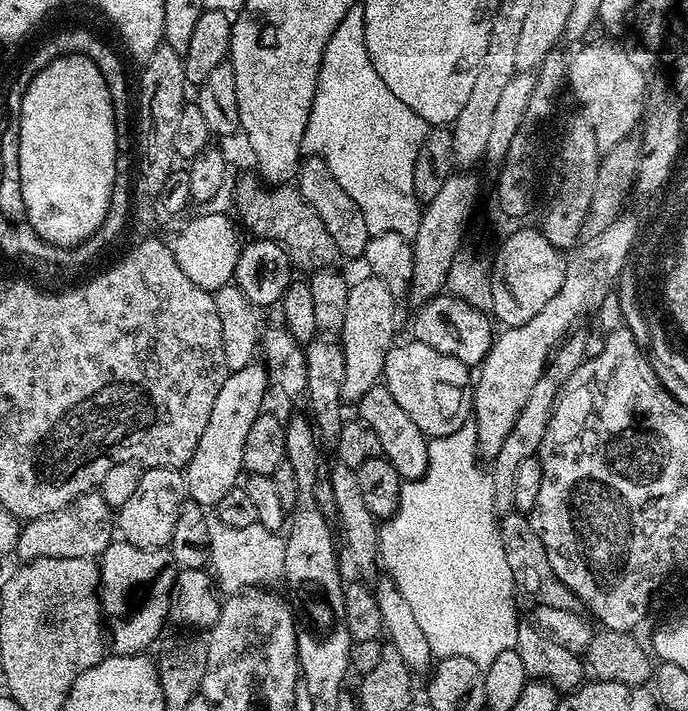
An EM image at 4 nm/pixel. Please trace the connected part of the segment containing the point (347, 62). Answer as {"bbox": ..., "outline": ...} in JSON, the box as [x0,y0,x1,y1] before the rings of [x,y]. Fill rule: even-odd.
{"bbox":[303,8,429,238],"outline":[[[351,8],[326,42],[303,151],[320,156],[330,166],[338,186],[362,210],[369,237],[391,232],[409,238],[416,235],[422,201],[414,190],[414,162],[418,162],[418,150],[422,150],[429,127],[378,78],[366,50],[364,9]]]}

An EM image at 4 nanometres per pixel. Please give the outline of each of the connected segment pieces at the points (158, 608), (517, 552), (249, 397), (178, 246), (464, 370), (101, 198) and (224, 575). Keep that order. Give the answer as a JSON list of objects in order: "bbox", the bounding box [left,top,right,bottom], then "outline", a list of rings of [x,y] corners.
[{"bbox":[98,538,178,656],"outline":[[[123,538],[113,539],[98,557],[100,569],[100,611],[106,625],[106,644],[114,656],[139,656],[160,636],[164,623],[169,623],[173,588],[178,569],[174,554],[168,548],[143,548]]]},{"bbox":[499,510,578,611],"outline":[[[515,510],[503,515],[499,519],[500,537],[502,538],[502,550],[506,553],[506,562],[510,566],[510,574],[514,574],[514,582],[521,593],[524,592],[532,599],[533,605],[541,604],[542,606],[555,606],[558,610],[577,611],[578,600],[577,593],[573,592],[567,583],[563,584],[561,577],[552,569],[553,557],[548,555],[546,546],[538,534],[534,534],[534,526],[527,515],[521,514]]]},{"bbox":[186,362,270,510],"outline":[[[253,362],[237,372],[229,372],[226,382],[222,382],[214,410],[210,410],[210,422],[206,422],[206,430],[202,430],[202,438],[198,438],[198,450],[194,450],[194,458],[190,458],[186,469],[187,495],[205,510],[222,502],[226,492],[241,479],[244,472],[242,450],[246,446],[246,433],[250,431],[254,418],[260,416],[260,403],[267,392],[270,392],[268,370],[260,362]]]},{"bbox":[170,211,242,293],"outline":[[[205,211],[204,216],[196,216],[180,233],[176,236],[176,241],[171,241],[170,247],[174,258],[178,262],[178,266],[182,270],[182,274],[186,274],[186,278],[190,278],[190,282],[194,282],[194,286],[202,286],[202,290],[214,293],[222,286],[233,283],[236,275],[236,266],[238,264],[238,254],[242,247],[242,239],[236,233],[238,224],[235,219],[231,220],[231,215],[223,212]]]},{"bbox":[382,339,474,438],"outline":[[[413,339],[409,344],[397,343],[386,354],[382,383],[394,394],[394,402],[410,414],[414,426],[431,438],[454,434],[454,430],[469,423],[473,415],[474,376],[468,372],[469,365],[458,362],[458,358],[438,354],[438,350]]]},{"bbox":[18,56,116,248],"outline":[[[60,56],[28,84],[18,113],[21,150],[20,182],[25,203],[24,220],[46,242],[59,248],[81,244],[102,226],[116,181],[116,115],[100,68],[85,56]]]},{"bbox":[208,514,286,593],"outline":[[[216,514],[209,515],[208,525],[210,526],[208,547],[210,568],[221,593],[241,592],[244,588],[260,586],[265,582],[276,586],[276,583],[280,584],[283,581],[286,550],[277,533],[271,532],[266,525],[259,522],[241,528],[230,526],[220,520]]]}]

